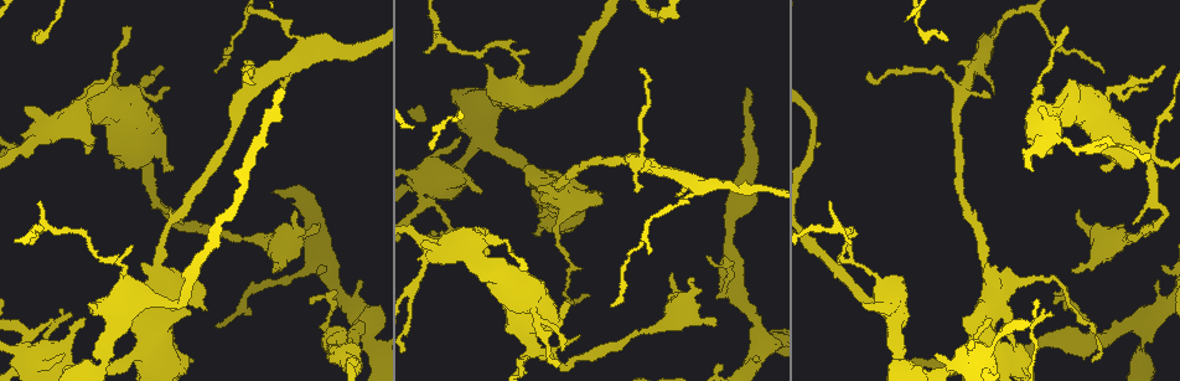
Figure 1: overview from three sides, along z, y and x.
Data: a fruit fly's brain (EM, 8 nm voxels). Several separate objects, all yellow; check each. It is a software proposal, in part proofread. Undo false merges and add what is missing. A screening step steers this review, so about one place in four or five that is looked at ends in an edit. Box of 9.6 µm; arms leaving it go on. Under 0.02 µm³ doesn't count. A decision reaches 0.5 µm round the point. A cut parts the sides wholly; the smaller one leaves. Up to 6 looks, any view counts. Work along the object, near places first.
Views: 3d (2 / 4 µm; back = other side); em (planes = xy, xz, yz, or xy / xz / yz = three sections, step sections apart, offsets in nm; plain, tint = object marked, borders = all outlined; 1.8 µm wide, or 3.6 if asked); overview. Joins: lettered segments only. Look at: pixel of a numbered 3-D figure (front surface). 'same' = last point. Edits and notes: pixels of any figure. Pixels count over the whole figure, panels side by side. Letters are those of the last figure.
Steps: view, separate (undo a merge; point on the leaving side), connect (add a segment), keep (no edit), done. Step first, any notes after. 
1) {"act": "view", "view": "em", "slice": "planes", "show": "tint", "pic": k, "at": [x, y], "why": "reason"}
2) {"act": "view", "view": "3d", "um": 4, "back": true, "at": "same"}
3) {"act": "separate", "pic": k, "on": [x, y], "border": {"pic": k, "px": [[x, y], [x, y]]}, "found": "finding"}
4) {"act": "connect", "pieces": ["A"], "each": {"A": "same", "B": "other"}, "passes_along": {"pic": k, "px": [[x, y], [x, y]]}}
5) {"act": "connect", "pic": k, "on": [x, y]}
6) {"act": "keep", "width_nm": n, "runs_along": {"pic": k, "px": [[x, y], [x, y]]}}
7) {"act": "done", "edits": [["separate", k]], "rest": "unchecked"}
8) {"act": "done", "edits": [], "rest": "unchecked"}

{"act": "view", "view": "em", "um": 3.6, "slice": "planes", "show": "borders", "pic": 1, "at": [330, 36]}

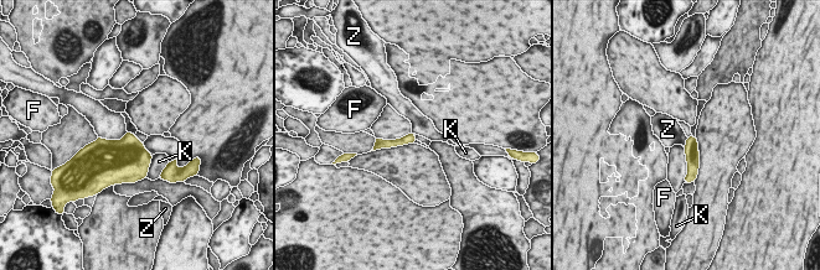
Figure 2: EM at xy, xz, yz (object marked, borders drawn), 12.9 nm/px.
{"act": "keep", "each": {"F": "other", "K": "other", "Z": "other"}, "runs_along": {"pic": 2, "px": [[412, 136], [378, 146]]}, "found": "none of them fits"}

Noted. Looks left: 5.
{"act": "view", "view": "em", "um": 3.6, "slice": "planes", "show": "borders", "pic": 1, "at": [532, 349], "why": "thick turns thin"}

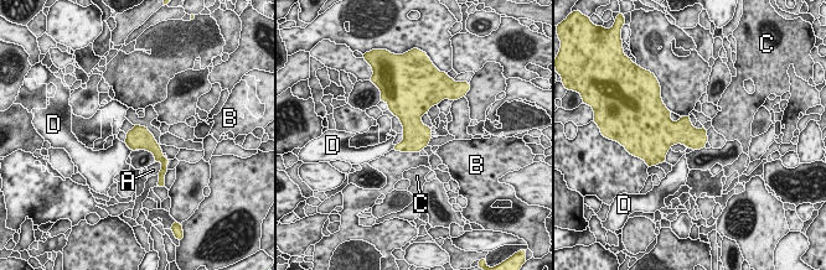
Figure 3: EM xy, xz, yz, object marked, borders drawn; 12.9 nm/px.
{"act": "keep", "width_nm": 320, "each": {"A": "other", "B": "other", "C": "other", "D": "other"}, "found": "continuous, no second neuron"}

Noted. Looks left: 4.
{"act": "view", "view": "3d", "um": 4, "pic": 1, "at": [1091, 333], "why": "sudden change in width"}

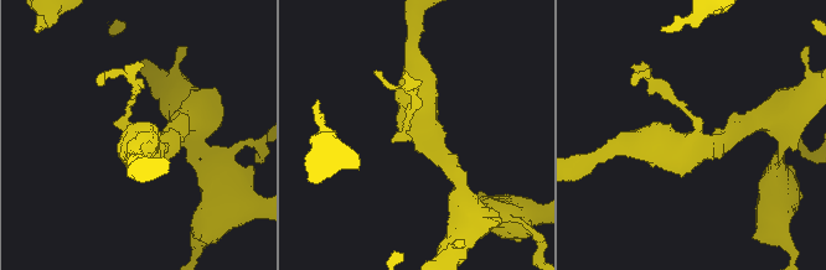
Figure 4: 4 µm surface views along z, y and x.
{"act": "view", "view": "em", "um": 3.6, "slice": "planes", "show": "borders", "pic": 4, "at": [410, 133], "arms": 3, "why": "need the tissue"}

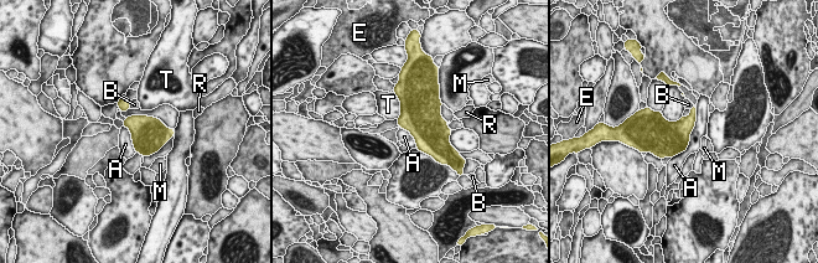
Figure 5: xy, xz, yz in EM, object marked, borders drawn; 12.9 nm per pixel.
{"act": "keep", "each": {"A": "other", "B": "other", "E": "other", "M": "other", "R": "other", "T": "other"}, "found": "continuous, no second neuron"}

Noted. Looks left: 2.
{"act": "done", "edits": [], "rest": "unchecked"}

